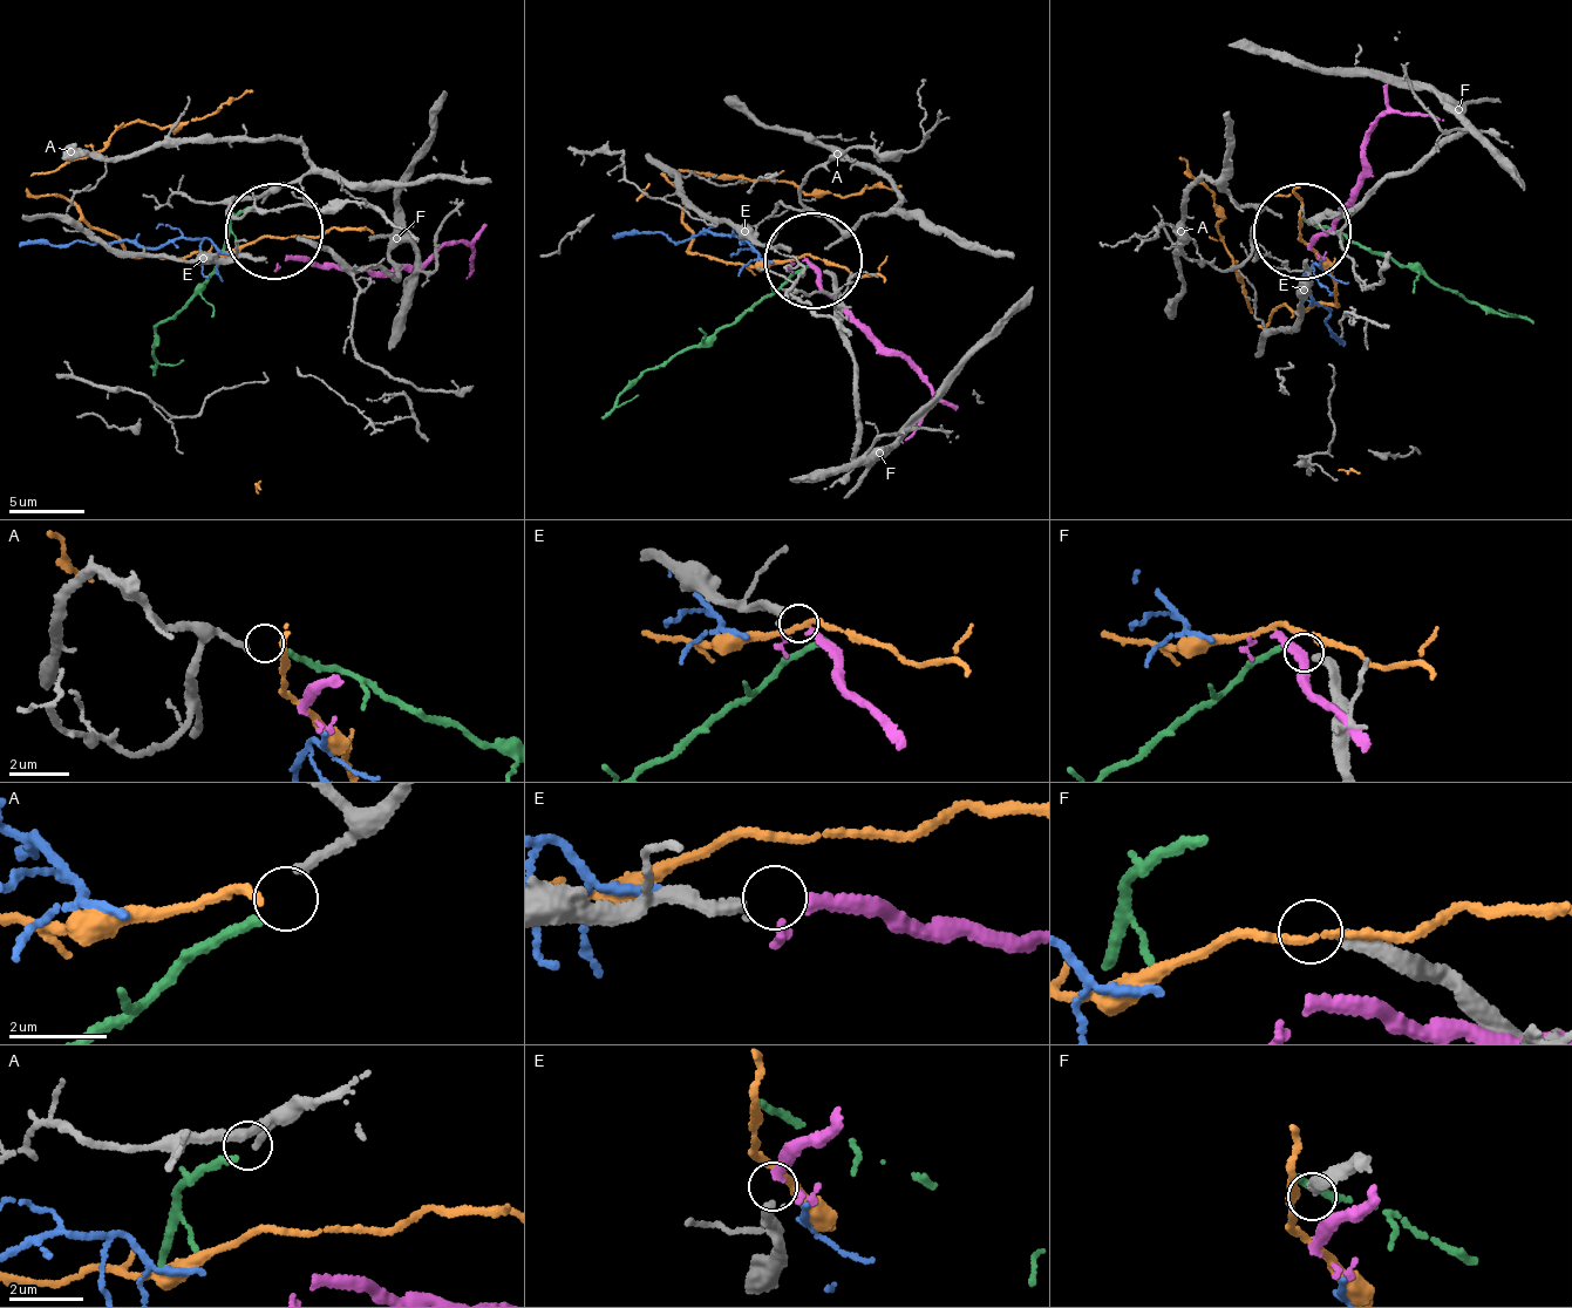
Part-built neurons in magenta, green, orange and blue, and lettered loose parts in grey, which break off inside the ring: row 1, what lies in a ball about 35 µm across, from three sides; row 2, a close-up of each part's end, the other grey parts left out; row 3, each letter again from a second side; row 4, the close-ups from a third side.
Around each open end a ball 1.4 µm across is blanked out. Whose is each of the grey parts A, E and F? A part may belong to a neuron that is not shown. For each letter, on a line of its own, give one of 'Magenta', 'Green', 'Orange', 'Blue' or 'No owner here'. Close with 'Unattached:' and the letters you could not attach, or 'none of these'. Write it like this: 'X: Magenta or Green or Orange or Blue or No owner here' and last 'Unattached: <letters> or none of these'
A: Green
E: Magenta
F: No owner here
Unattached: F

